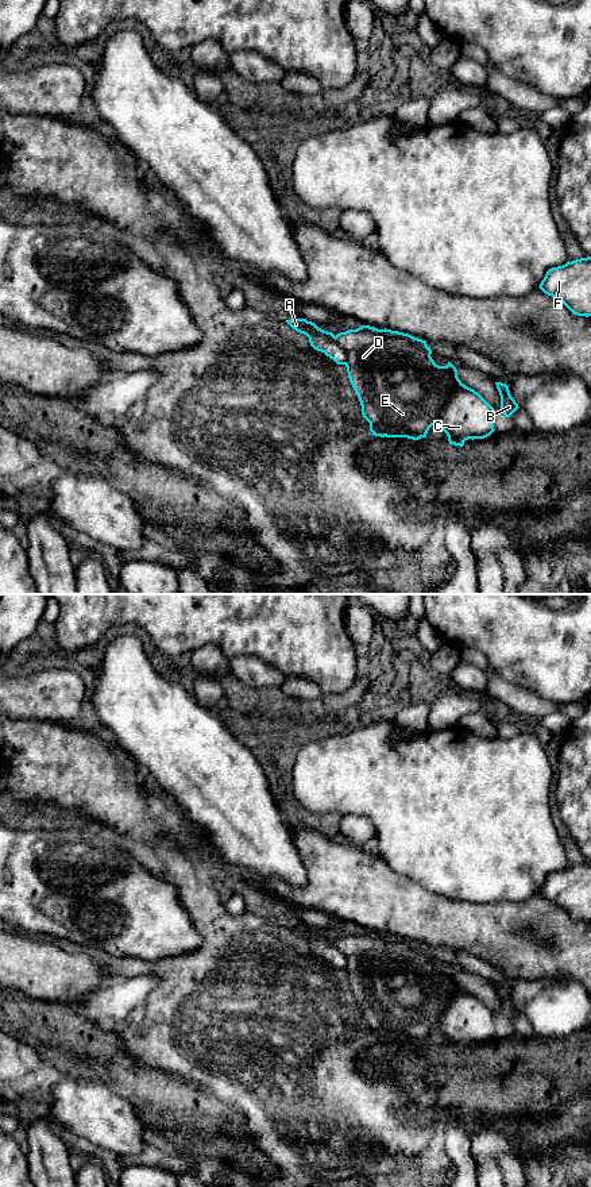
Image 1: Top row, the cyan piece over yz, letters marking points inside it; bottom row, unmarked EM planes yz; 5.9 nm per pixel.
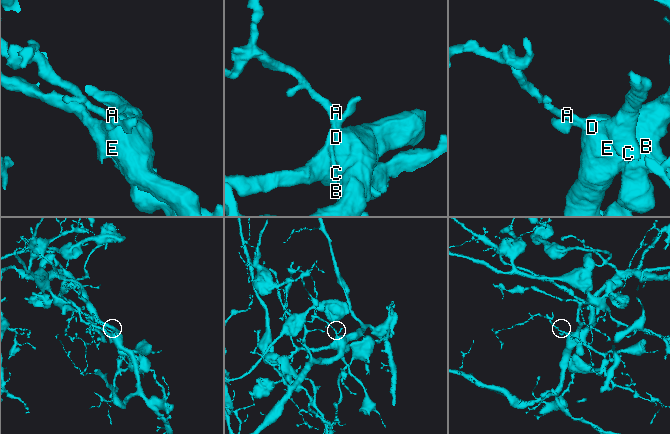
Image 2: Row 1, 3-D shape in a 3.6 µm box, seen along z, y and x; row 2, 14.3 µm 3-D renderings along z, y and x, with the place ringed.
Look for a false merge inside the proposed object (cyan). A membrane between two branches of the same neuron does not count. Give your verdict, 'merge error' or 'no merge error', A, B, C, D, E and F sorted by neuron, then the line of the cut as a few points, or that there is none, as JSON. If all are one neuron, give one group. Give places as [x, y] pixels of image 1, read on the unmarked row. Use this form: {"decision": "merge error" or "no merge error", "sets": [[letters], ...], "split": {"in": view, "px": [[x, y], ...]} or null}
{"decision": "merge error", "sets": [["A", "B", "D", "E", "F"], ["C"]], "split": {"in": "yz", "px": [[308, 940], [316, 935], [323, 936], [344, 955], [346, 968]]}}

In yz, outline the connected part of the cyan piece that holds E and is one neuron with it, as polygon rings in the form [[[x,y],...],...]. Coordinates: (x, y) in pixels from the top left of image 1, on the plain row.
[[[291,924],[286,928],[306,941],[318,934],[345,955],[349,987],[360,1006],[362,1020],[370,1028],[370,1036],[375,1041],[418,1045],[426,1043],[432,1030],[439,1030],[441,1011],[460,984],[451,967],[447,971],[434,968],[430,961],[432,955],[425,945],[370,930],[348,934],[335,941],[306,924]]]

